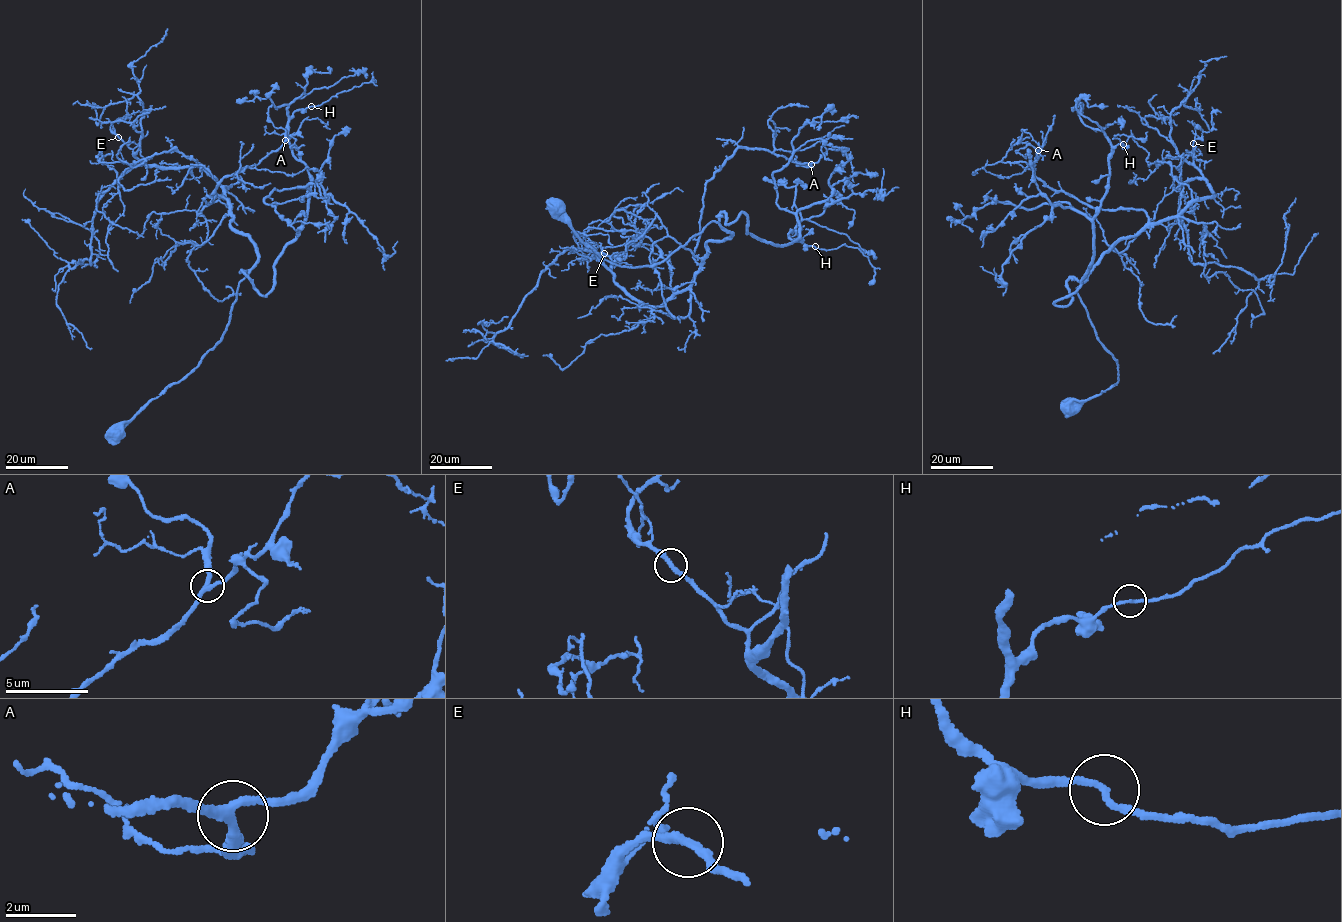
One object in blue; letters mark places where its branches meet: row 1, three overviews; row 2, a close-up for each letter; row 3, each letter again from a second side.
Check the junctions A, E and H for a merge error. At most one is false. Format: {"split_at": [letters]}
{"split_at": ["E"]}

